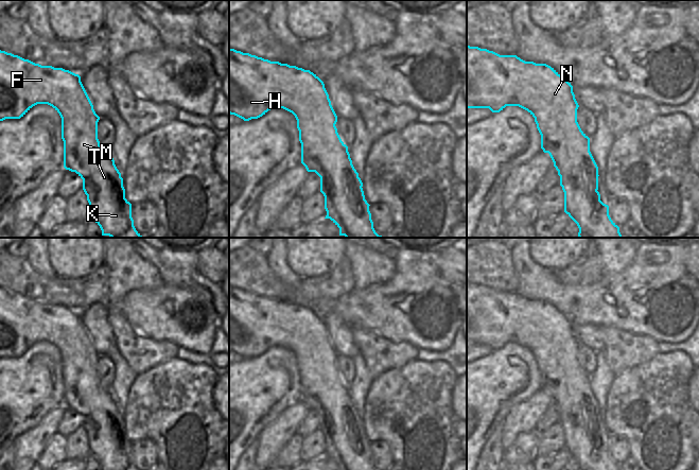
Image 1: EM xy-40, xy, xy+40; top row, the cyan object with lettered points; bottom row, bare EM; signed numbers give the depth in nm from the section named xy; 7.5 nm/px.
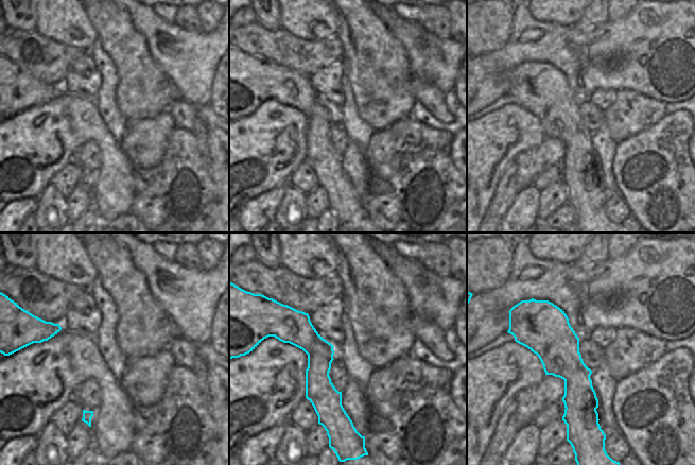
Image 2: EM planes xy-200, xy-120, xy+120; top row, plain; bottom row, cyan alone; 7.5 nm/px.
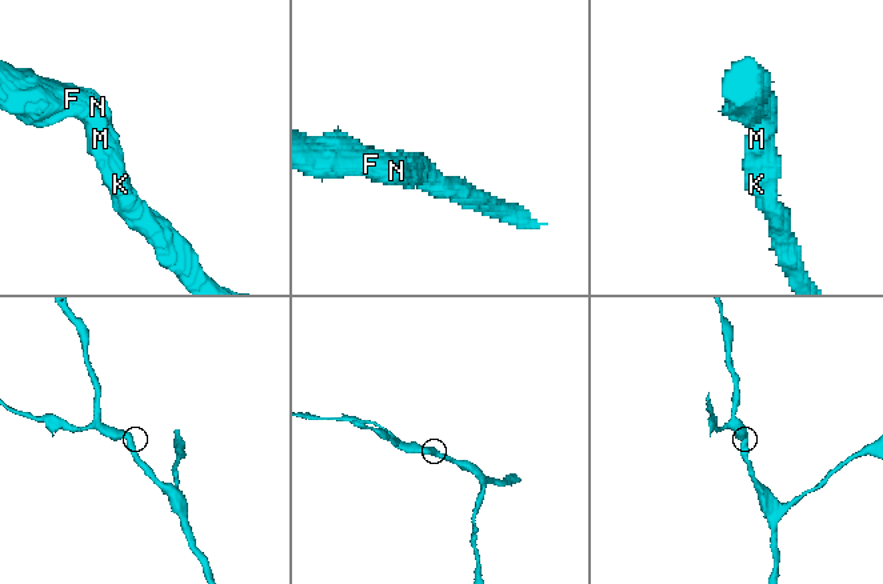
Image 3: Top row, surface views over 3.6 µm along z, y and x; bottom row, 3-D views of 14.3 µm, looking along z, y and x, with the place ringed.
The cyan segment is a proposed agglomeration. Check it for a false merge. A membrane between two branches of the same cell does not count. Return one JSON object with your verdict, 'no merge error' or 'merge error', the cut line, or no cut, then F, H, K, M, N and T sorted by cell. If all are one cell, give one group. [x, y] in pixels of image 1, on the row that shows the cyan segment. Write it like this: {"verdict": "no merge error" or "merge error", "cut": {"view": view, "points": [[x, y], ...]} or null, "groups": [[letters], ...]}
{"verdict": "no merge error", "cut": null, "groups": [["F", "H", "K", "M", "N", "T"]]}

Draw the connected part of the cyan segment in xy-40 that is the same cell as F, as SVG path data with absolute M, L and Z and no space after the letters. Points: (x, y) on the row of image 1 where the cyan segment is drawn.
M0 50L0 121L20 119L37 104L52 106L62 118L64 168L75 172L83 179L83 190L89 203L89 216L100 226L102 236L143 238L134 226L132 204L125 198L123 178L112 154L100 145L100 117L93 109L81 76L63 68L41 66Z

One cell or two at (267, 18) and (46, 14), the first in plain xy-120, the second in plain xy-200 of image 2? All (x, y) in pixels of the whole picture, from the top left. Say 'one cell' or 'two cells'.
two cells

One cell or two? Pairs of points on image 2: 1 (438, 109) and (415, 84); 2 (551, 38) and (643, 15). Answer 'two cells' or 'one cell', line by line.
1: one cell
2: one cell

